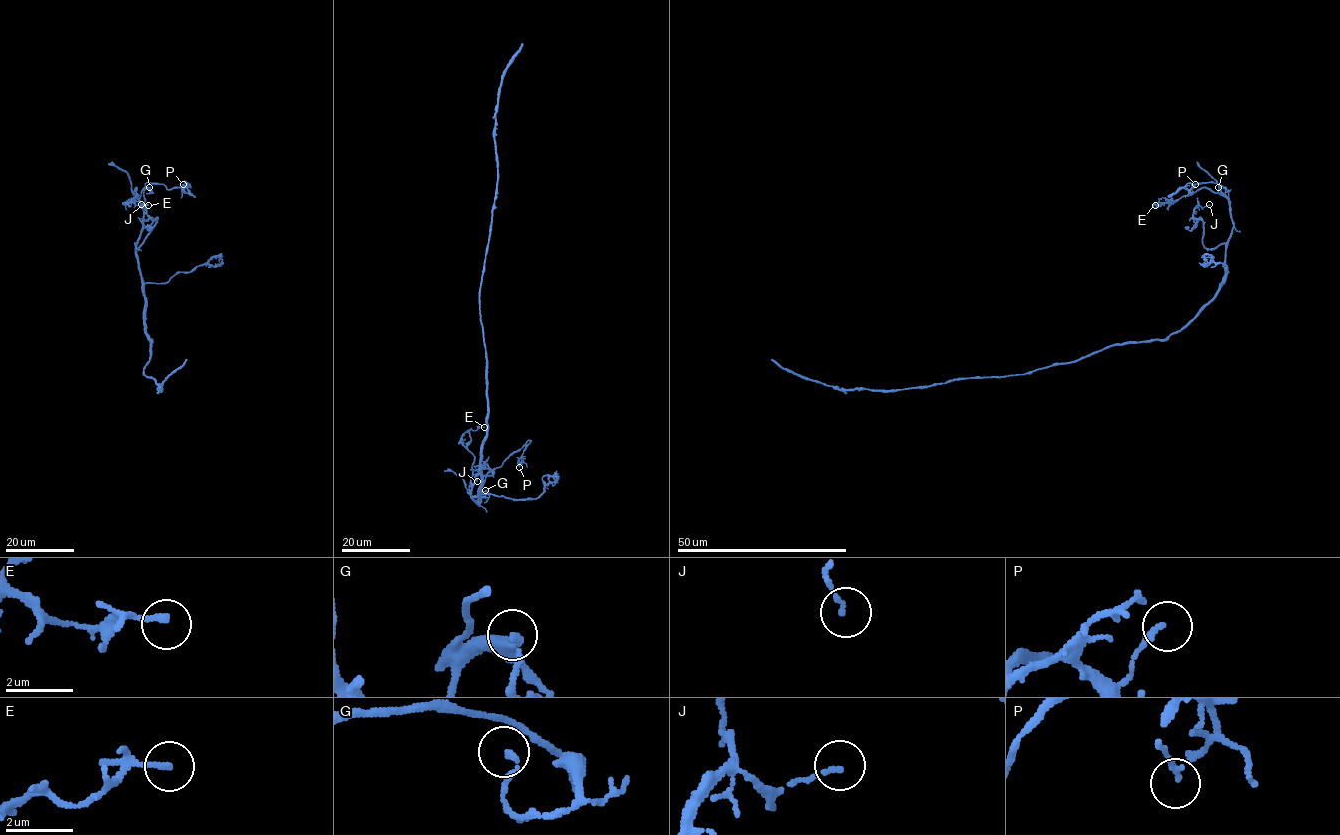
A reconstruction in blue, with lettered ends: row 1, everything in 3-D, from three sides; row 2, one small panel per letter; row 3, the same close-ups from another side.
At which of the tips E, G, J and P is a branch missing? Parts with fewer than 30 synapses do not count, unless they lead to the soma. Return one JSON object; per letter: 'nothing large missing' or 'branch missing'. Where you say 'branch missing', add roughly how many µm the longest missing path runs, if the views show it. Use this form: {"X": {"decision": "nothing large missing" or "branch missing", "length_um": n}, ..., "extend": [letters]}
{"E": {"decision": "nothing large missing"}, "G": {"decision": "nothing large missing"}, "J": {"decision": "nothing large missing"}, "P": {"decision": "nothing large missing"}, "extend": []}

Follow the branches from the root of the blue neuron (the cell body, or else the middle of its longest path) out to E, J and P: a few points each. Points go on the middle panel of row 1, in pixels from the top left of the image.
E: (487, 373), (481, 485), (473, 497), (479, 505), (469, 494), (474, 456), (467, 447), (468, 431), (484, 427)
J: (487, 373), (481, 485), (472, 497), (474, 479), (492, 474), (485, 465), (475, 476), (477, 481)
P: (487, 373), (481, 485), (473, 498), (479, 505), (485, 476), (524, 445), (519, 467)

